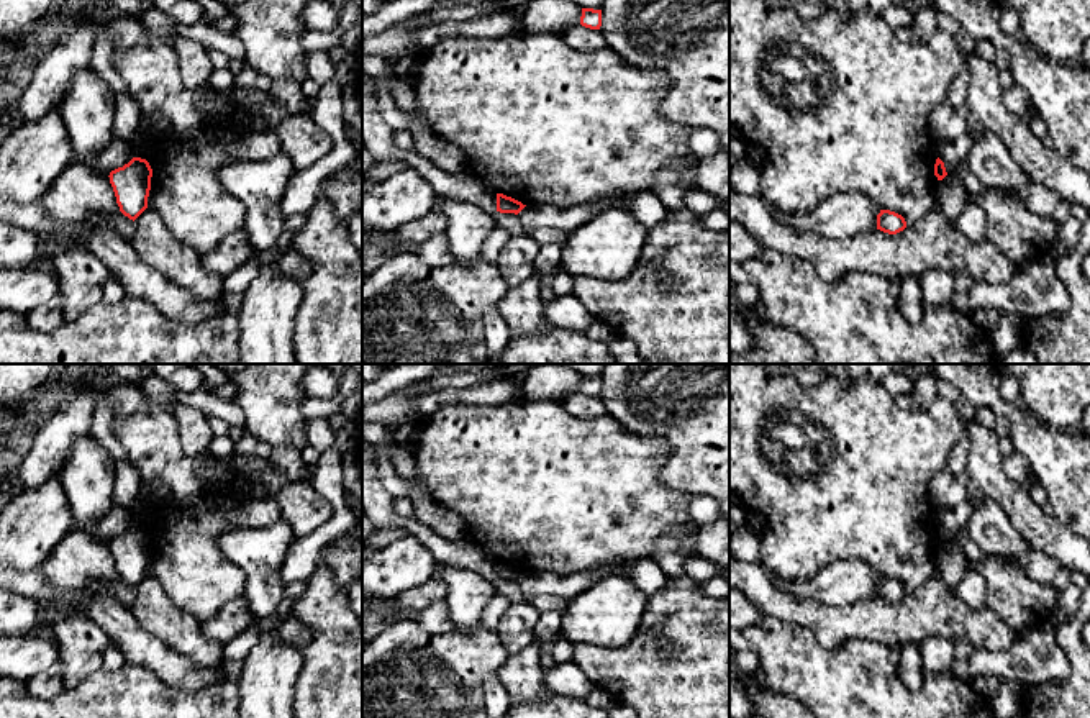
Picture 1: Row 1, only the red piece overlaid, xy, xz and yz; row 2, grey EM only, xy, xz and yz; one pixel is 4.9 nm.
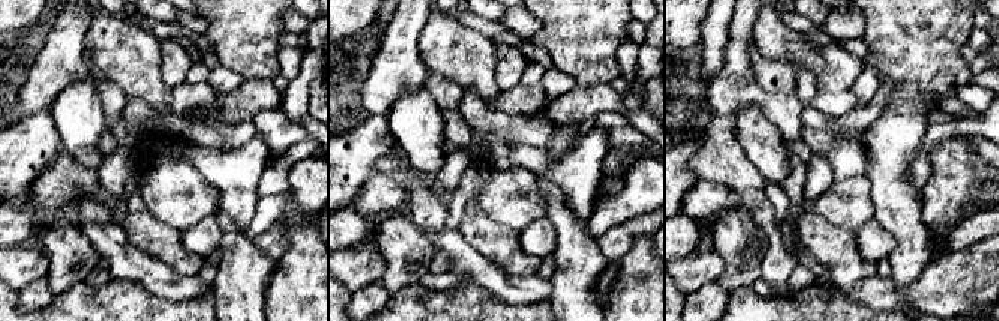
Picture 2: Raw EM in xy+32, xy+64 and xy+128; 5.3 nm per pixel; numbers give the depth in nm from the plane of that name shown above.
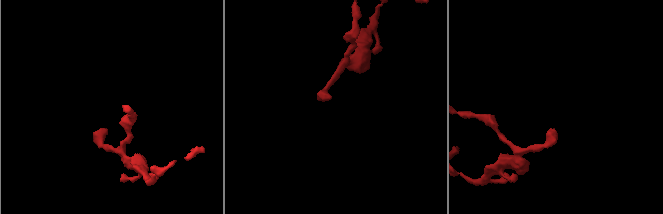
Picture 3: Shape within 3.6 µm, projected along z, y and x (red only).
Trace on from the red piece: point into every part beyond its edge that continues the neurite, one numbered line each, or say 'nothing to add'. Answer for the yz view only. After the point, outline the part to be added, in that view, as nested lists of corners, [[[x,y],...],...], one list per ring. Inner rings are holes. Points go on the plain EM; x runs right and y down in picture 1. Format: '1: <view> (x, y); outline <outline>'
nothing to add

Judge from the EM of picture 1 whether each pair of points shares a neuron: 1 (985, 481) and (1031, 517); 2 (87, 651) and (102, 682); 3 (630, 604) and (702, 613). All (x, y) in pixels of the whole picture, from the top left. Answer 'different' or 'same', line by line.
1: same
2: different
3: different

